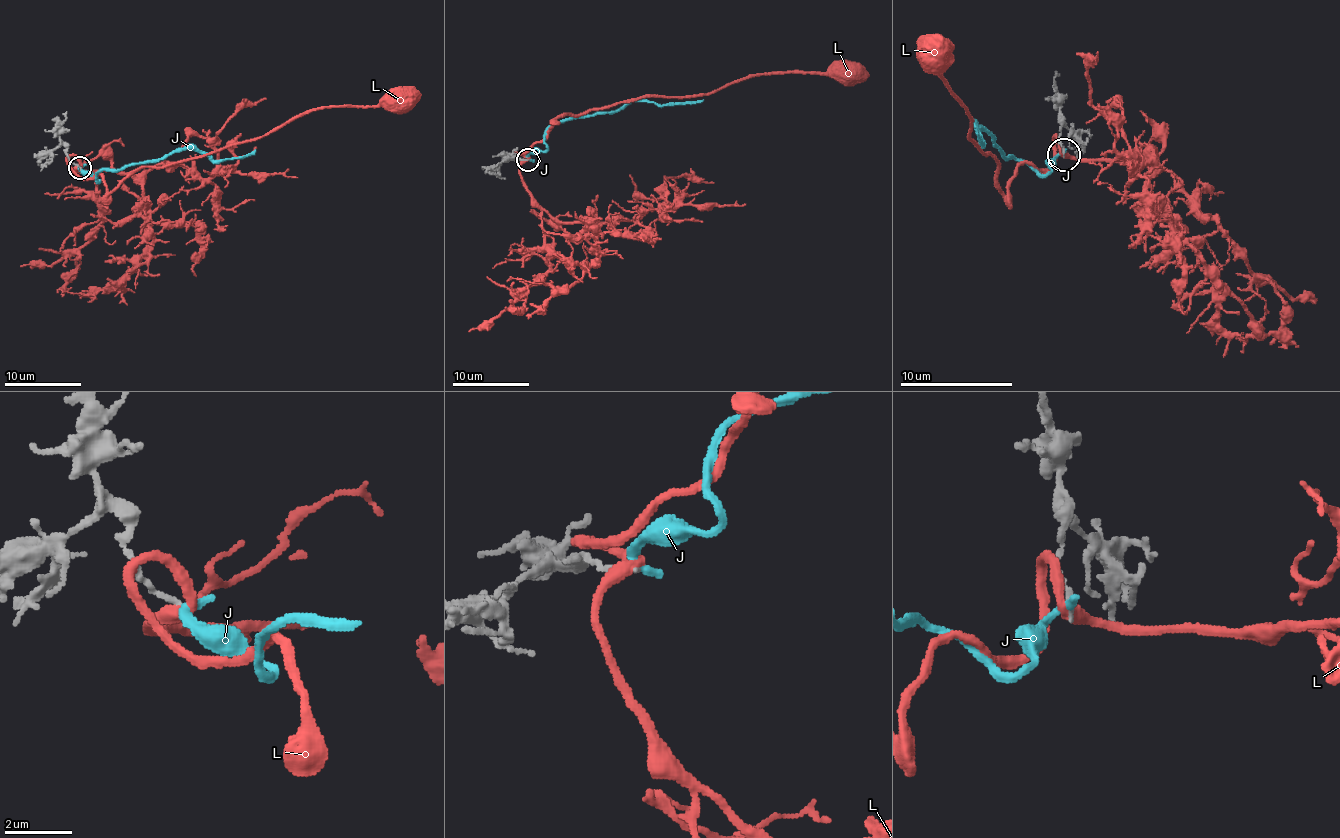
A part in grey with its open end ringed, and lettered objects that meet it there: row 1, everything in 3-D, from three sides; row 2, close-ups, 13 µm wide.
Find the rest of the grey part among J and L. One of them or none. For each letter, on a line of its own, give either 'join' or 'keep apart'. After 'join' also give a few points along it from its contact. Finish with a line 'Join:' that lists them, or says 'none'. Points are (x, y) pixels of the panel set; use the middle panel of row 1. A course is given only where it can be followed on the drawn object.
J: keep apart
L: keep apart
Join: none

